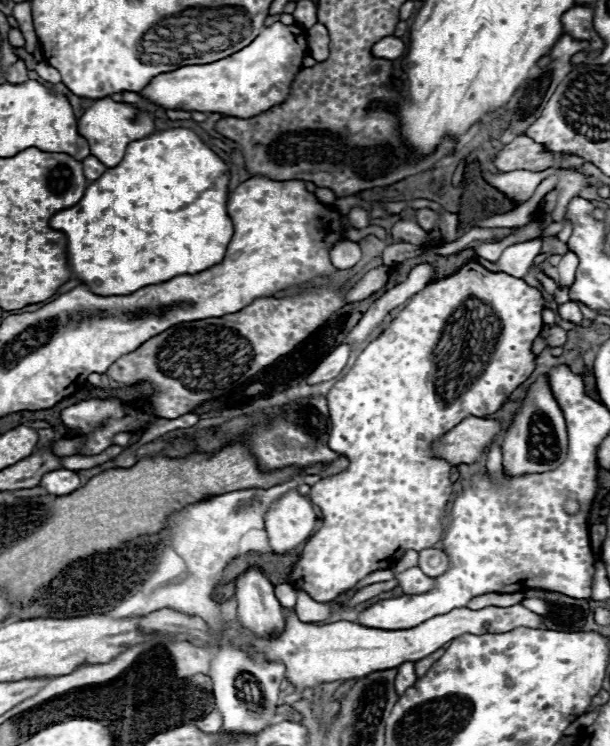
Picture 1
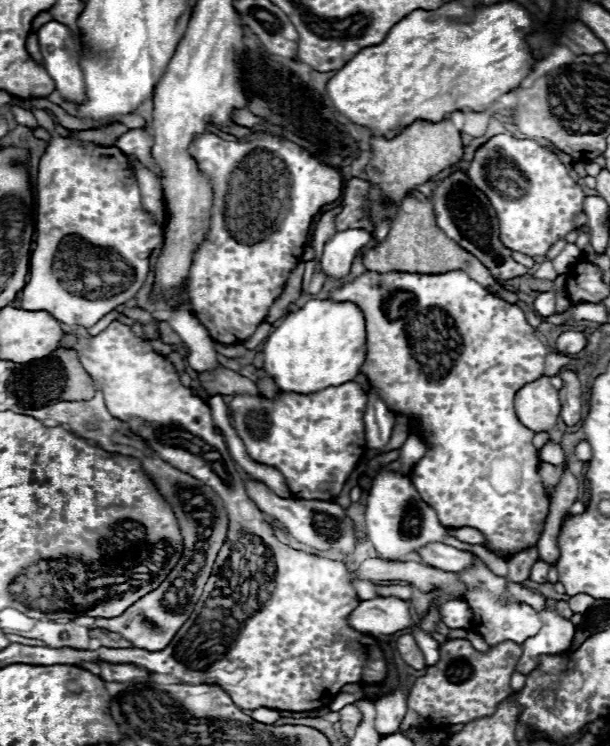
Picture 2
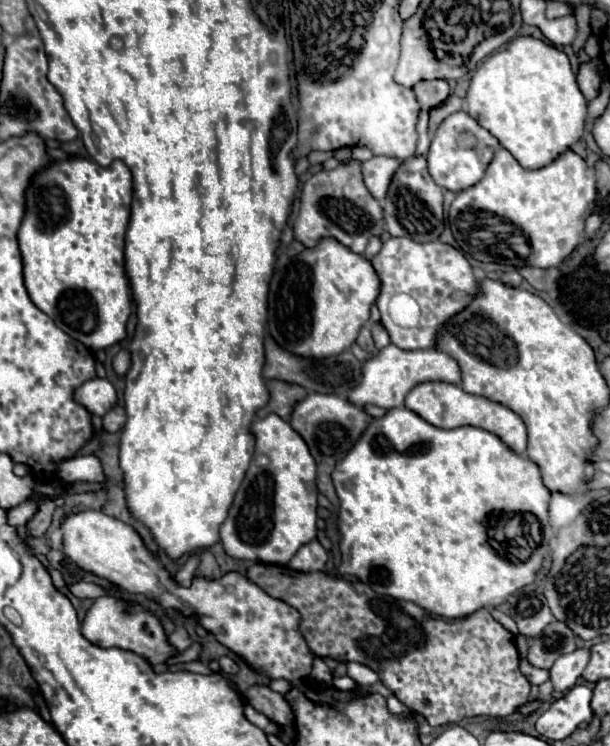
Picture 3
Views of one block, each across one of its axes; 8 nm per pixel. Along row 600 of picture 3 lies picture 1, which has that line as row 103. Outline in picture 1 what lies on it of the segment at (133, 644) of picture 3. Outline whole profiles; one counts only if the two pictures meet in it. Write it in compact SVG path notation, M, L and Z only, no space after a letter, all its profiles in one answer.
M100 98L96 100L78 120L78 132L88 140L92 156L96 156L102 164L116 166L122 160L122 154L126 152L126 146L138 138L146 138L156 132L154 114L148 110L142 110L138 106L128 106L124 102L114 102L112 98Z

